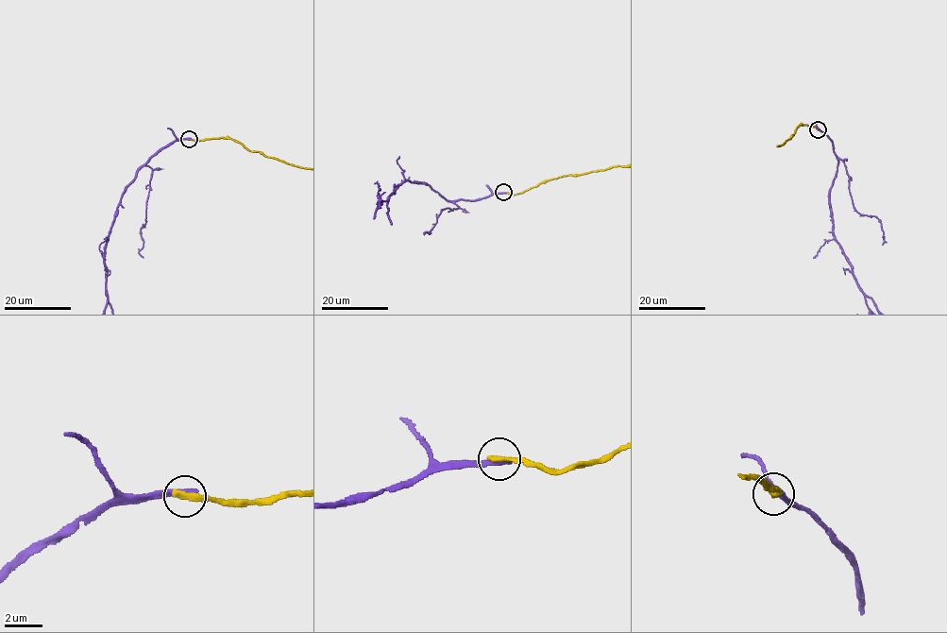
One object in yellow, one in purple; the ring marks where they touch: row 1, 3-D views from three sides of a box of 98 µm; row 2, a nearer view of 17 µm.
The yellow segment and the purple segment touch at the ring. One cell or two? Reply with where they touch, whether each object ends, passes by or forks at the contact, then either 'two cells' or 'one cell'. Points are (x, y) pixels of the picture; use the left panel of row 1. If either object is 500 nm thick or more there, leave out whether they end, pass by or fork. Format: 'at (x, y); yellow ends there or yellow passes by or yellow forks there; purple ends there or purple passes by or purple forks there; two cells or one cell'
at (189, 139); yellow ends there; purple ends there; two cells

